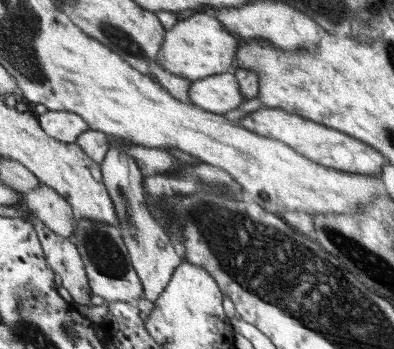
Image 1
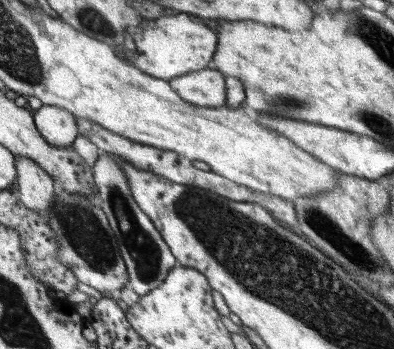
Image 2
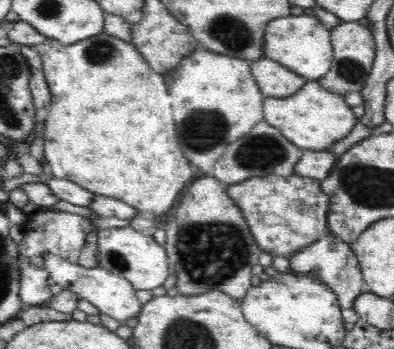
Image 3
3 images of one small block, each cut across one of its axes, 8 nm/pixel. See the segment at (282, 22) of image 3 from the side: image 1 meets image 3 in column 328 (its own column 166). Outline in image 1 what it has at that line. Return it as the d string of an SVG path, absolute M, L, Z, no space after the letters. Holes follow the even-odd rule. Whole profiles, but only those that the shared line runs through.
M209 12L189 16L187 20L177 22L171 30L165 32L165 44L161 44L161 54L157 56L157 64L163 66L165 72L185 78L189 82L205 80L207 76L229 74L237 68L237 48L239 40L221 26Z

